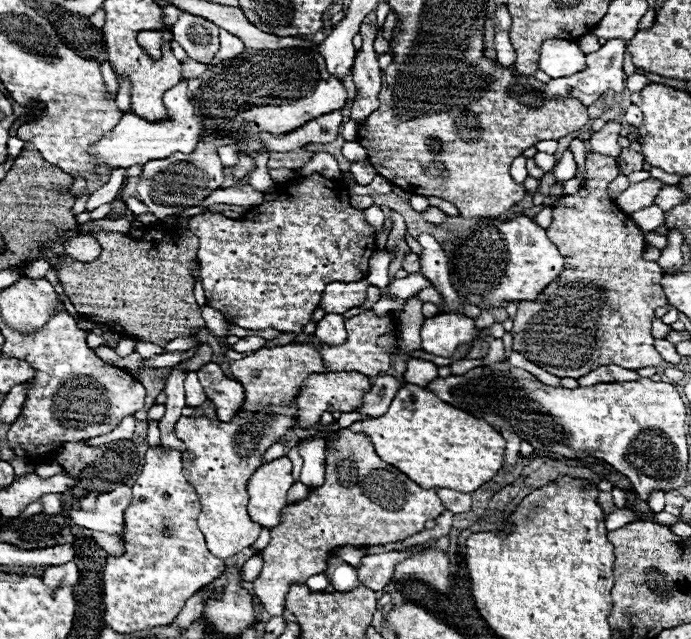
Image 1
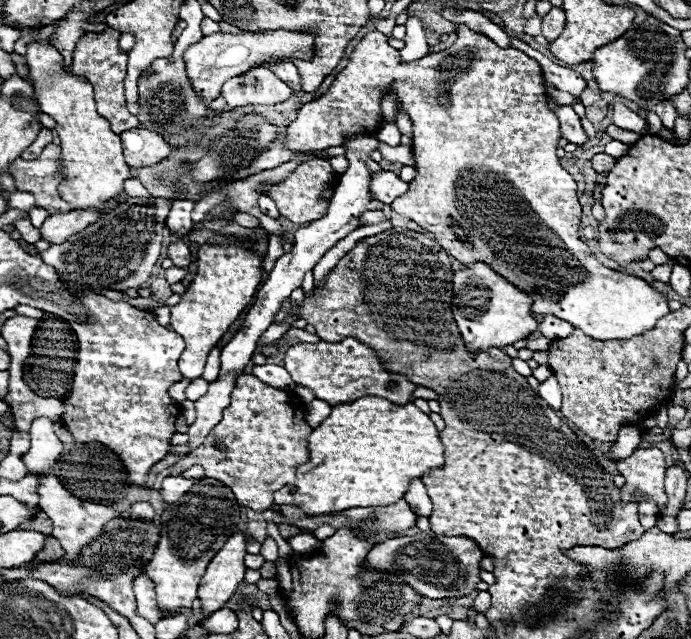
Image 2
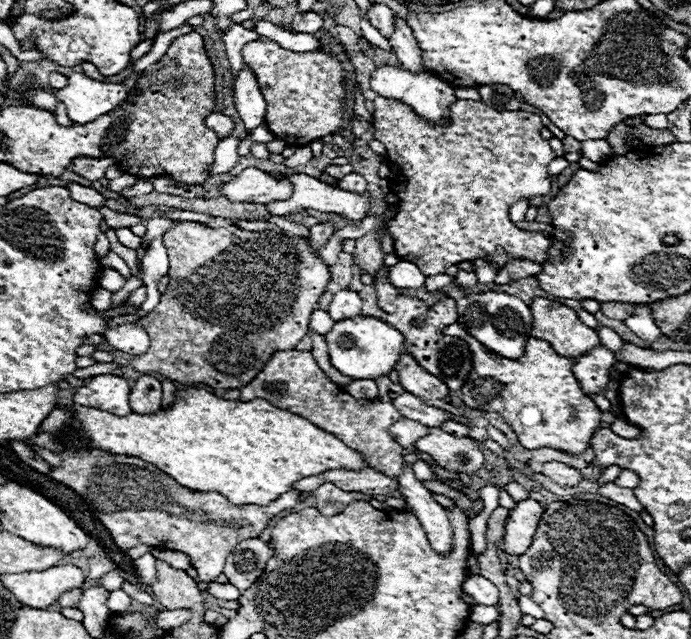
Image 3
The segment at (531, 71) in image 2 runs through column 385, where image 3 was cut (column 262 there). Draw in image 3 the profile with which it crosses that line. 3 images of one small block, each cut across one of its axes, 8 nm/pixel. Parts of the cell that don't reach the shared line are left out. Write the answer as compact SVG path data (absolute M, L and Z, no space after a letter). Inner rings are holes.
M260 36L258 40L246 44L244 52L244 64L250 68L254 66L254 76L258 82L258 88L266 101L266 116L264 124L274 134L274 138L284 140L288 146L306 146L316 138L334 134L338 128L342 128L342 110L344 110L344 70L334 54L326 52L292 52L282 48L278 42Z

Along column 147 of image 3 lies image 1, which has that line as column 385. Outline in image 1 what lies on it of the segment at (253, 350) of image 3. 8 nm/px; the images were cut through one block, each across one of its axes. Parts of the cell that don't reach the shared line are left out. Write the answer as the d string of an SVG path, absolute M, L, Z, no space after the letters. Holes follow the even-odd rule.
M366 310L354 318L348 318L346 330L348 330L348 340L342 346L320 348L324 366L328 366L328 370L358 370L366 376L380 376L382 372L386 372L390 368L390 354L378 350L376 338L386 334L388 330L396 330L396 320L392 318L392 314L376 316L372 310Z

